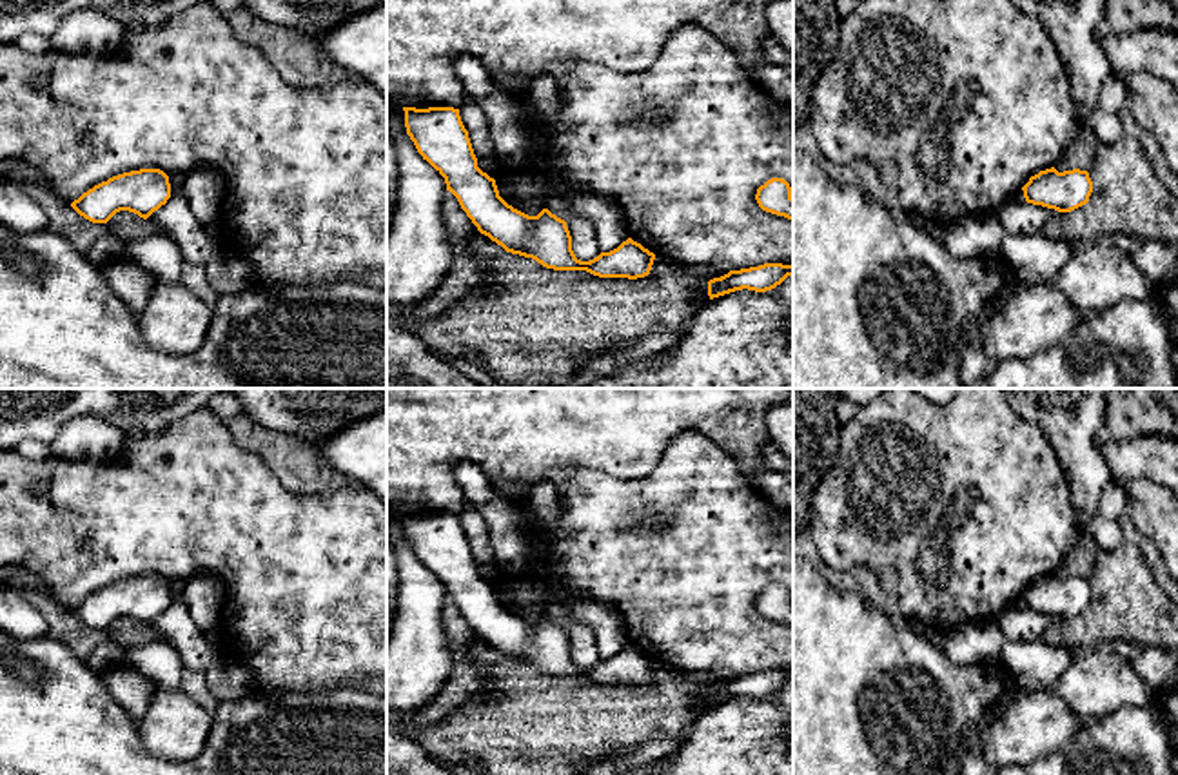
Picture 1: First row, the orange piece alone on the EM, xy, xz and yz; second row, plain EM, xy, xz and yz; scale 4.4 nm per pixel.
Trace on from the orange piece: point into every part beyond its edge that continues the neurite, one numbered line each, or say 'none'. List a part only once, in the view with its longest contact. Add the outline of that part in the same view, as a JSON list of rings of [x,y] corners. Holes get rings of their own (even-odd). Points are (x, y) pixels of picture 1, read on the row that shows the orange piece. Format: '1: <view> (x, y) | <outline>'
none

